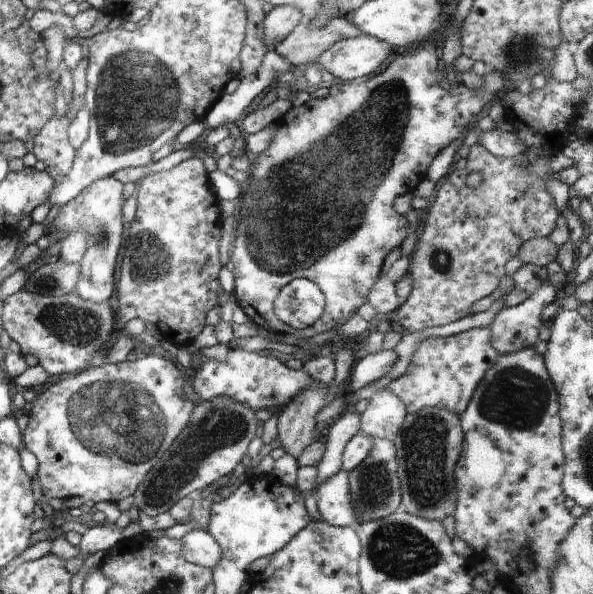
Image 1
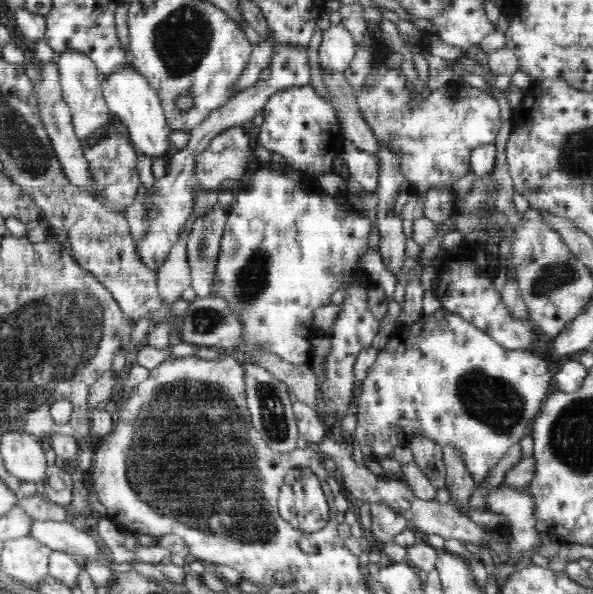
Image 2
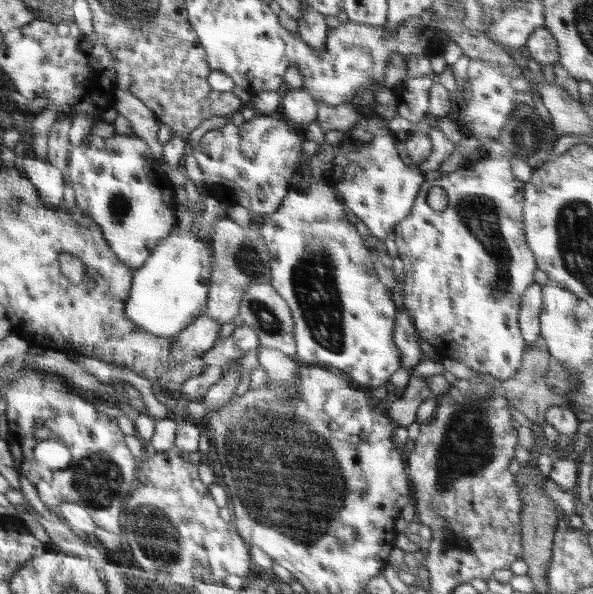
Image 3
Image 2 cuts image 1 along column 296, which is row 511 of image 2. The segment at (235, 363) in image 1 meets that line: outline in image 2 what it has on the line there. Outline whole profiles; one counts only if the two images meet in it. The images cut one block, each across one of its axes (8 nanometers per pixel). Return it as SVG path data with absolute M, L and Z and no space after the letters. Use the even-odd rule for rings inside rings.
M376 502L370 506L370 511L372 533L383 542L392 542L398 534L408 529L408 520L384 505L384 502Z

